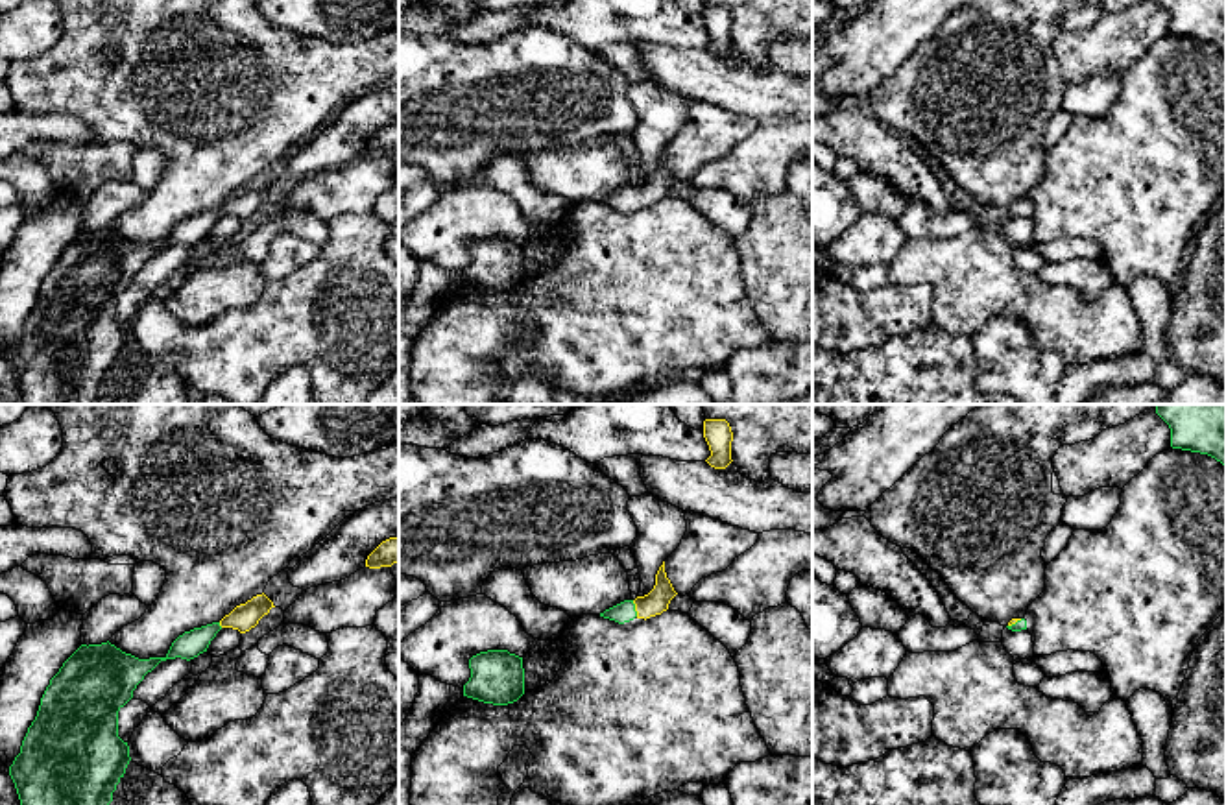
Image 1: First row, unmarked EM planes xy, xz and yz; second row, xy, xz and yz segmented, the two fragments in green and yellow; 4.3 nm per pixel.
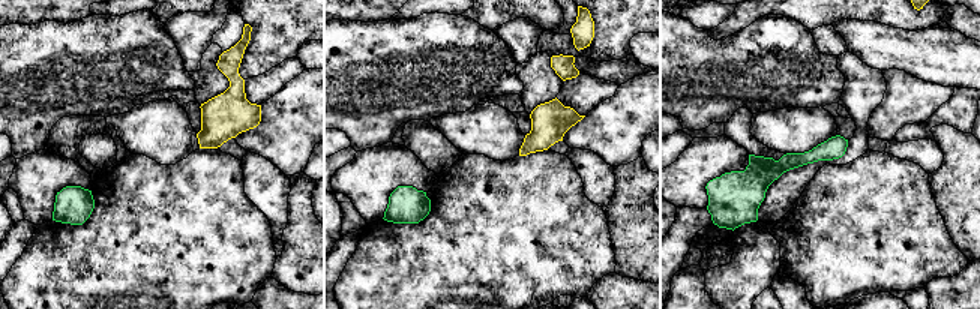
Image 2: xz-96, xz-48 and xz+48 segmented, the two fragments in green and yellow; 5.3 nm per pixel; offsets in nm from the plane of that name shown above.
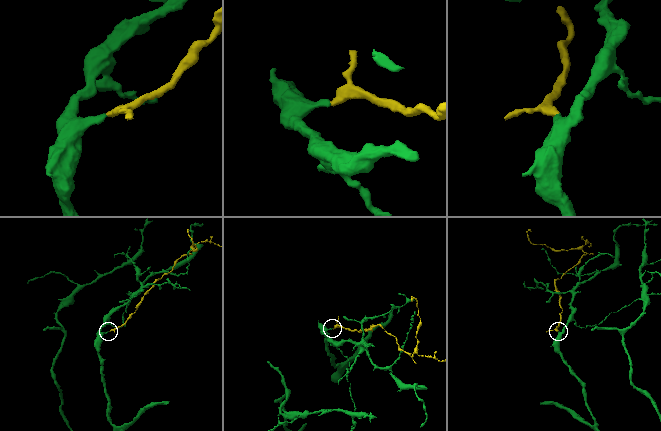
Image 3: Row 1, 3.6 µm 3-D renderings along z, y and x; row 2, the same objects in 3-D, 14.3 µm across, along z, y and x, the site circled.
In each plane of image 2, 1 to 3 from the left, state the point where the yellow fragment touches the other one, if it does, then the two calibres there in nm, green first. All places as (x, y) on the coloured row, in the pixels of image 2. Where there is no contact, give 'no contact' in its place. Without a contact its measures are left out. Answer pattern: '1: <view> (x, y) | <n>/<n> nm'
1: no contact
2: no contact
3: no contact

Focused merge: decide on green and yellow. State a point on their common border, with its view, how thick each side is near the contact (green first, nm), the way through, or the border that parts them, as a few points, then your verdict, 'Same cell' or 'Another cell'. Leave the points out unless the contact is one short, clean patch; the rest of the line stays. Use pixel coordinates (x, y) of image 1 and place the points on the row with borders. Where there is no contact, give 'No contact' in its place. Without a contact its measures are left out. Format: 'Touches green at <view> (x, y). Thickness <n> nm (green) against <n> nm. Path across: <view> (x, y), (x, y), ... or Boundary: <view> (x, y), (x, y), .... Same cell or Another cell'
Touches green at xz (634, 608). Thickness 90 nm (green) against 100 nm. Path across: xz (625, 612), (634, 608), (649, 606), (658, 599). Same cell

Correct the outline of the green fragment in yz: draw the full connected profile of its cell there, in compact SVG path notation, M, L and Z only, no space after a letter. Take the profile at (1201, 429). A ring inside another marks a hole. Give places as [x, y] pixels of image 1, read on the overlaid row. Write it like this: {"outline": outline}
{"outline": "M1158 404L1171 428L1171 447L1200 452L1226 465L1226 404Z"}

